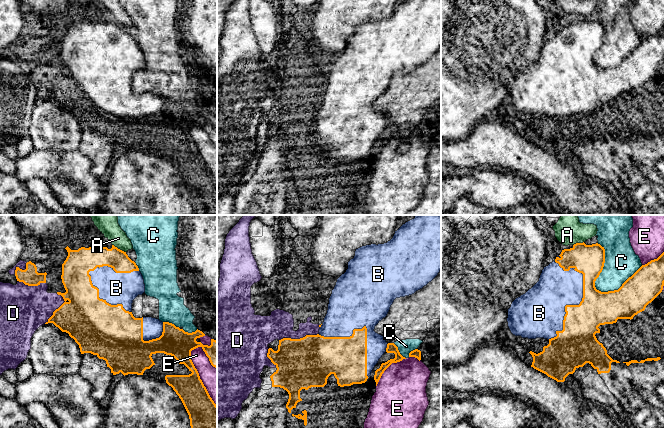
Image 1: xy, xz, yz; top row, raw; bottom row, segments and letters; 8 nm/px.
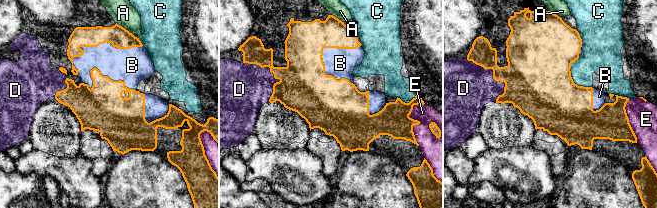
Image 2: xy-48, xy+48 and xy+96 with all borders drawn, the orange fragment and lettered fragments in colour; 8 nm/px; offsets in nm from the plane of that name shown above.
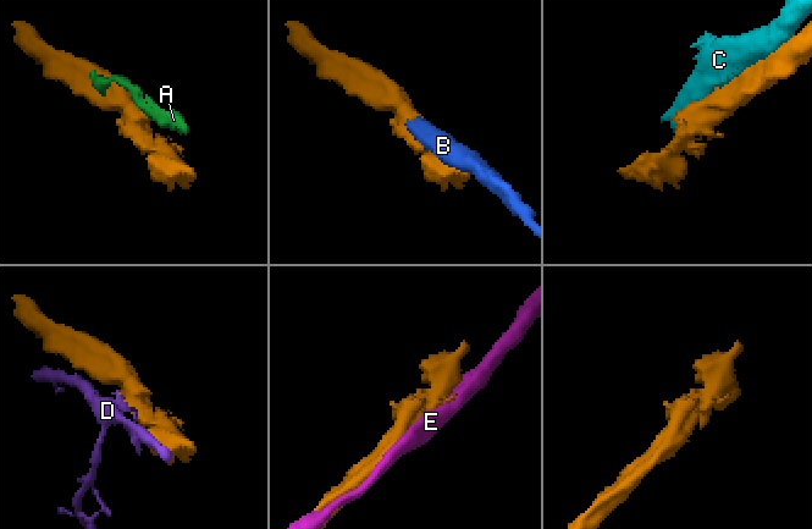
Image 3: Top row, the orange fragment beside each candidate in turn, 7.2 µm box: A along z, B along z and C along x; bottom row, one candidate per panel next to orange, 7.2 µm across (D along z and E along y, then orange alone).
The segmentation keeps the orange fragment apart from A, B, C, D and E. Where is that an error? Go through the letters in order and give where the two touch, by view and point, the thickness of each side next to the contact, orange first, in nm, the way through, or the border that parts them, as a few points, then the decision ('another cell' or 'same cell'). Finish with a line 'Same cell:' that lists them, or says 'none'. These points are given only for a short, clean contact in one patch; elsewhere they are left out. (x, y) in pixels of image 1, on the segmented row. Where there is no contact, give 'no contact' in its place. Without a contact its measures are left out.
A: contact xy (119, 249); calibres 180 and 180 nm; another cell
B: contact yz (580, 302); calibres 280 and 320 nm; same cell
C: contact yz (619, 288); calibres 280 and 260 nm; another cell
D: contact xz (298, 339); calibres 400 and 220 nm; another cell
E: contact xz (387, 367); calibres 80 and 400 nm; another cell
Same cell: B

